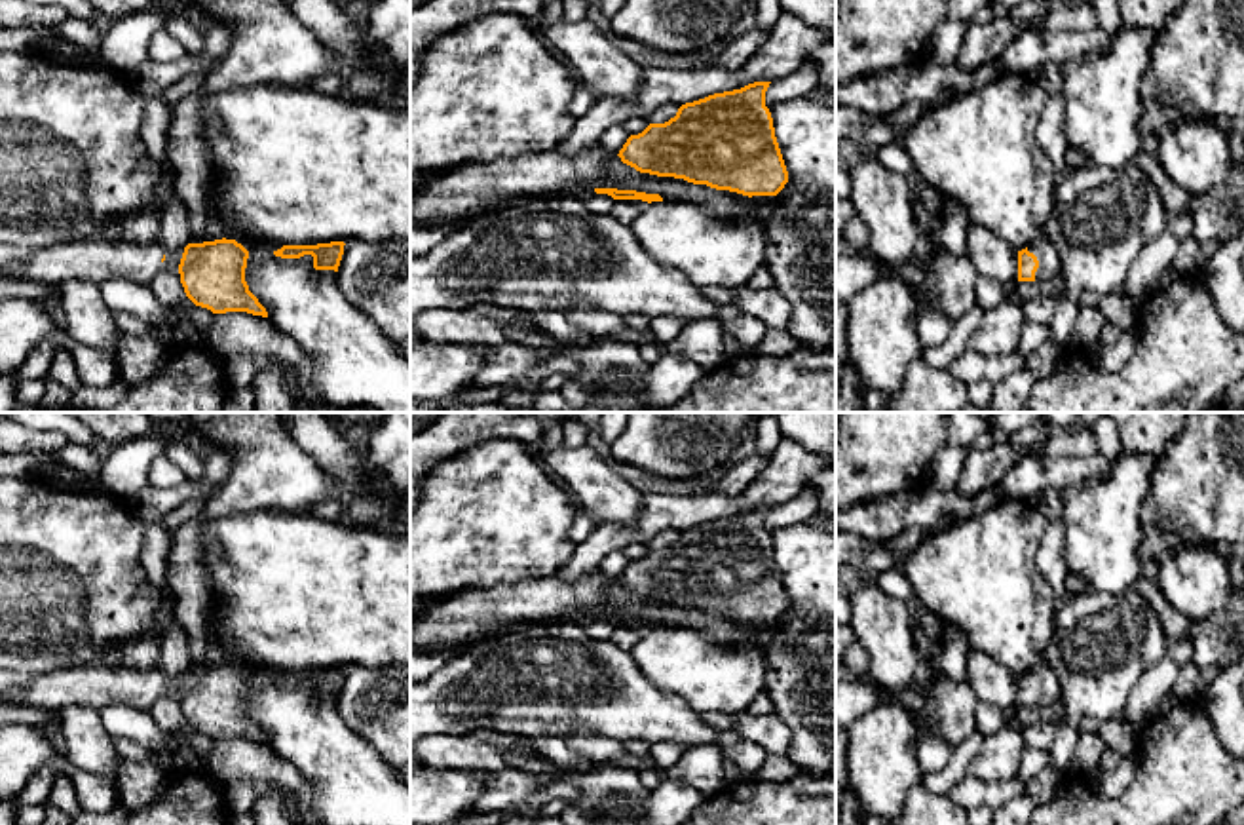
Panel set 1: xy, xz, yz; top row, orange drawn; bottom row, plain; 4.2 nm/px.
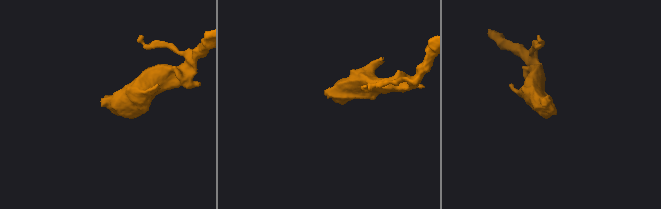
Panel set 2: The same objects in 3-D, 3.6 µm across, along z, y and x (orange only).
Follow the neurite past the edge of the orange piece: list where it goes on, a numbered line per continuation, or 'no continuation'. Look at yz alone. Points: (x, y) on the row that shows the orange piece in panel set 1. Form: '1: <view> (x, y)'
1: yz (1049, 263)

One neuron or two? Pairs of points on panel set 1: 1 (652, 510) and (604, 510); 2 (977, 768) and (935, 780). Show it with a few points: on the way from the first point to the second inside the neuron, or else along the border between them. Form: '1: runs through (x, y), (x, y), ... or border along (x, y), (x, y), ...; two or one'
1: border along (644, 495), (640, 516), (635, 523), (599, 525); two
2: border along (986, 738), (965, 772); two

